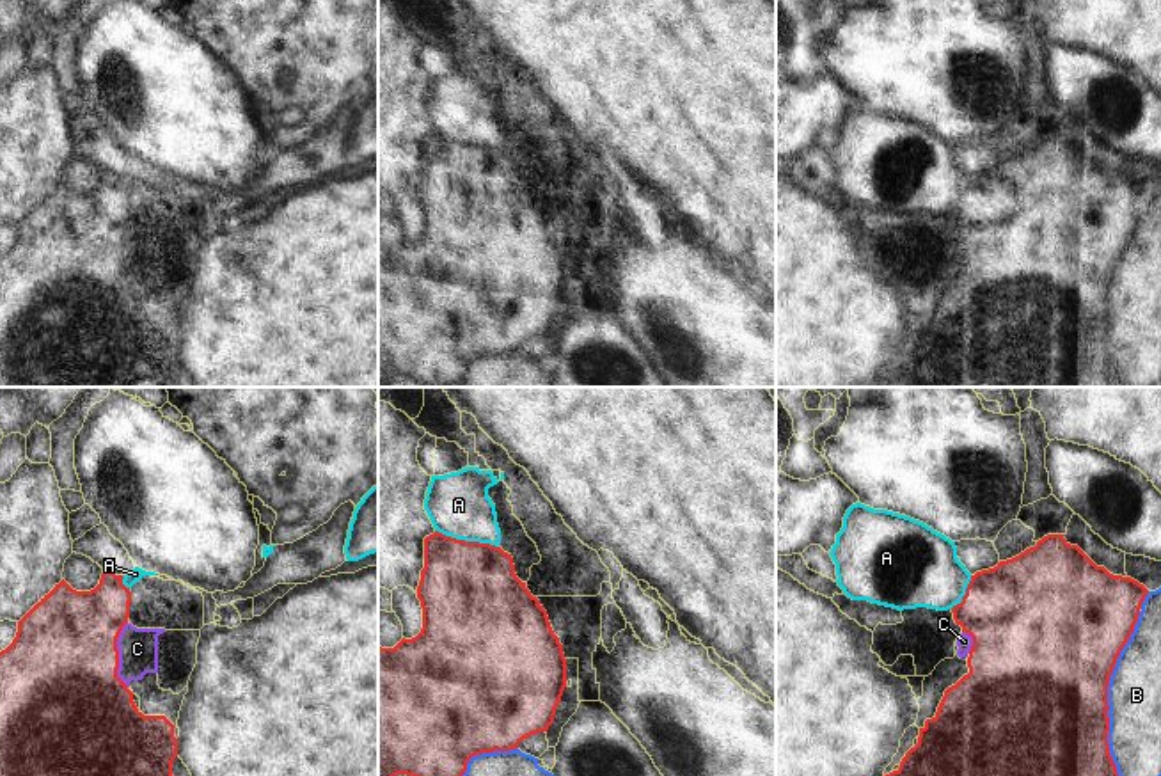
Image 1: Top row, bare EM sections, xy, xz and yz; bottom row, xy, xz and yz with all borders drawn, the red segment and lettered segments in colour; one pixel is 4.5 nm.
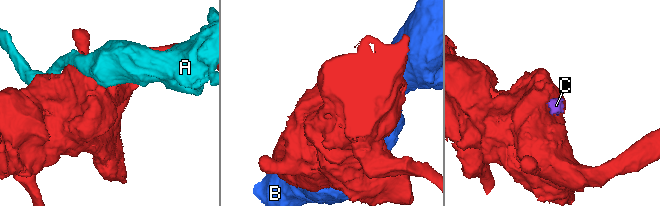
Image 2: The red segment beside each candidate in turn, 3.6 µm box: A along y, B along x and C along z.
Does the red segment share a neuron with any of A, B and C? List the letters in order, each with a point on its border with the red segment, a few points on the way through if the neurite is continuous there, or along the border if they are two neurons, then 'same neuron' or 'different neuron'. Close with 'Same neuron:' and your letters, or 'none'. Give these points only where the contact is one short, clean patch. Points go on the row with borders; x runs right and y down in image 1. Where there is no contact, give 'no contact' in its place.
A: xz (467, 542) | different neuron
B: yz (1106, 693) | different neuron
C: xy (118, 654) | across xy (64, 659), (118, 654), (137, 649) | same neuron
Same neuron: C

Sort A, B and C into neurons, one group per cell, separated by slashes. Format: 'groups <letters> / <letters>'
groups A / B / C

